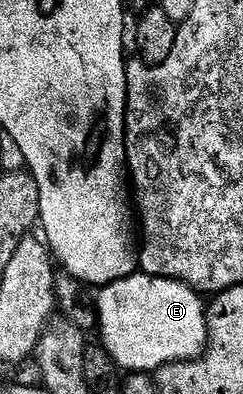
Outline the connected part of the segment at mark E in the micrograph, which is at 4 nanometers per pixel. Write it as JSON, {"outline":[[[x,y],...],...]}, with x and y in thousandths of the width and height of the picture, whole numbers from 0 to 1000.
{"outline":[[[556,690],[416,728],[395,746],[403,782],[399,835],[420,838],[412,873],[453,896],[502,944],[642,944],[712,919],[786,919],[848,896],[864,863],[856,777],[802,728],[716,706],[646,706],[621,695]]]}

